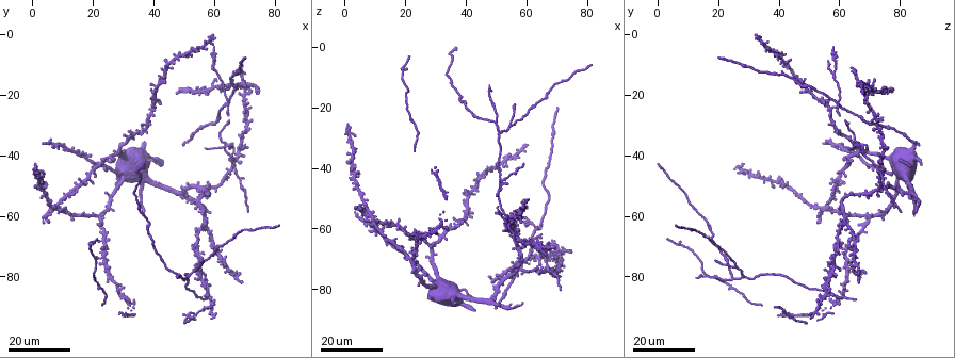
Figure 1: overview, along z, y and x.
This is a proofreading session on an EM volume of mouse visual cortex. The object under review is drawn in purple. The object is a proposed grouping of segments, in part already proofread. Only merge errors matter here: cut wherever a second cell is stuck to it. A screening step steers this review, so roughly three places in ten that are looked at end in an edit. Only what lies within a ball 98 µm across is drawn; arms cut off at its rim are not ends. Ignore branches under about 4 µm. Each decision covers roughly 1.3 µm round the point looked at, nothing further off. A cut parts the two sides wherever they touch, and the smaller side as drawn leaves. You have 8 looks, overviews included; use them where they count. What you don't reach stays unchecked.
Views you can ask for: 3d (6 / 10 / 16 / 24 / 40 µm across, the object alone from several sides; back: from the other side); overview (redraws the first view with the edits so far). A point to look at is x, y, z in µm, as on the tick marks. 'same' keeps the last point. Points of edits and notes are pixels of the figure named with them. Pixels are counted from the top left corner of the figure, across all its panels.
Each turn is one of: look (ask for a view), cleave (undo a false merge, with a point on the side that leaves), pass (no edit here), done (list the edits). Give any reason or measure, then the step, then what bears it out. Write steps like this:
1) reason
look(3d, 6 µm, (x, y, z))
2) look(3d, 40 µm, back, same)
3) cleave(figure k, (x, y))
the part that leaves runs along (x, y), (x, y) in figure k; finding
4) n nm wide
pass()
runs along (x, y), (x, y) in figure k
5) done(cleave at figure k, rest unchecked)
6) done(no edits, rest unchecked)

a fork
look(3d, 24 µm, (50, 80, 25))

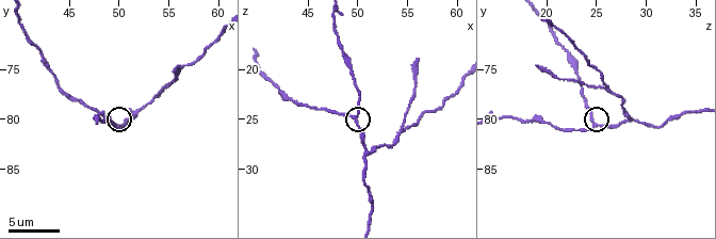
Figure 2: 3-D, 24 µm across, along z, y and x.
closer look
look(3d, 10 µm, (49.8, 80.6, 25.0))

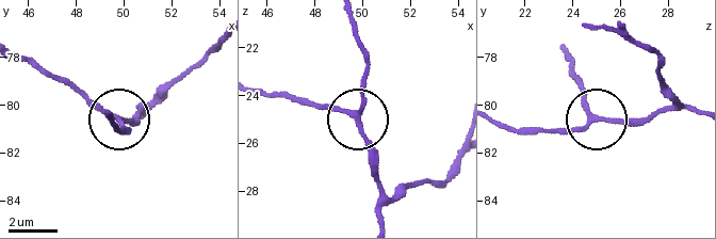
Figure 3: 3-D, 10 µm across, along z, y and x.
3 arms
pass()
runs along (693, 111), (601, 117), (576, 129), (524, 129) in figure 3; continuous, no second cell

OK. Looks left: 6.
three arms meet
look(3d, 6 µm, (55.0, 76.6, 25.8))

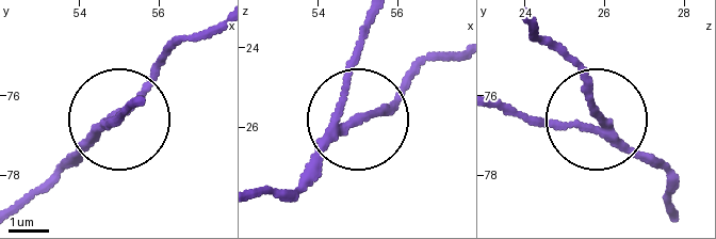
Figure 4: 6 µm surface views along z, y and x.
3 arms
cleave(figure 4, (113, 125))
a second cell is stuck on

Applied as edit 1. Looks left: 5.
branch point
look(3d, 24 µm, (65, 40, 68))

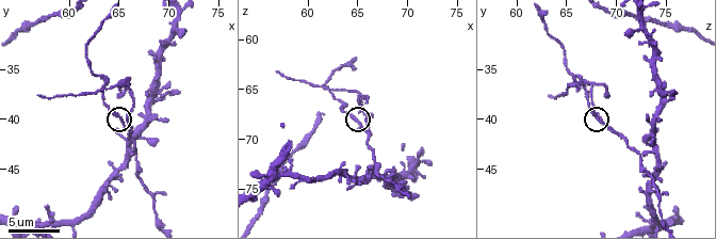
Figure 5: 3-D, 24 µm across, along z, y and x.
zoom in
look(3d, 6 µm, (65.2, 40.0, 68.6))

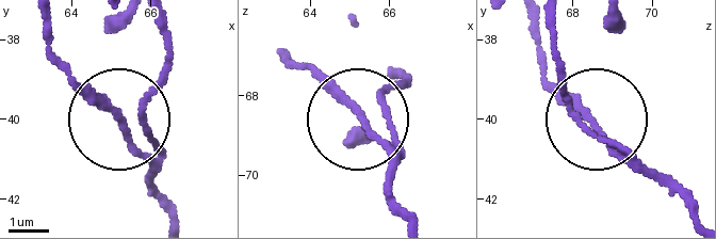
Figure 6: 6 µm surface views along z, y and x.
pass()
runs along (694, 213), (571, 101), (551, 53) in figure 6; continuous, no second cell

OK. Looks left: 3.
four-way junction
look(3d, 16 µm, (63, 23, 60))

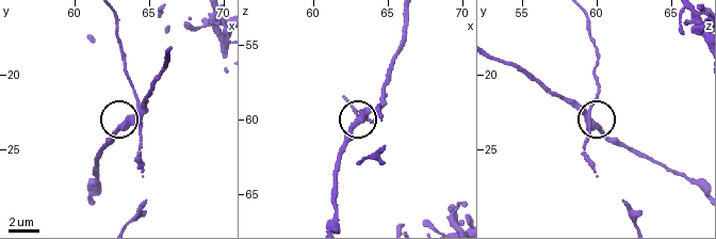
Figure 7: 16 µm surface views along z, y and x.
closer look
look(3d, 10 µm, (64.0, 22.8, 59.4))

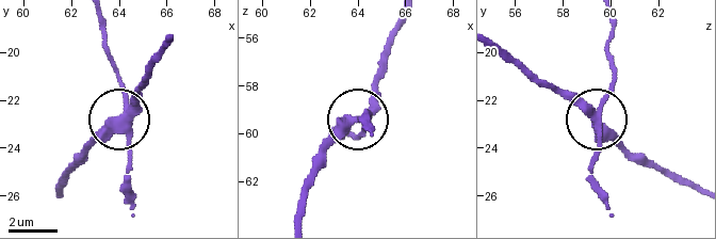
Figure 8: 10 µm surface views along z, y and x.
350 nm wide
cleave(figure 8, (338, 139))
the part that leaves runs along (591, 120), (495, 54) in figure 8; a second cell is stuck on

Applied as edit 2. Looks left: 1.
done(cleave at figure 4, cleave at figure 8, rest unchecked)

